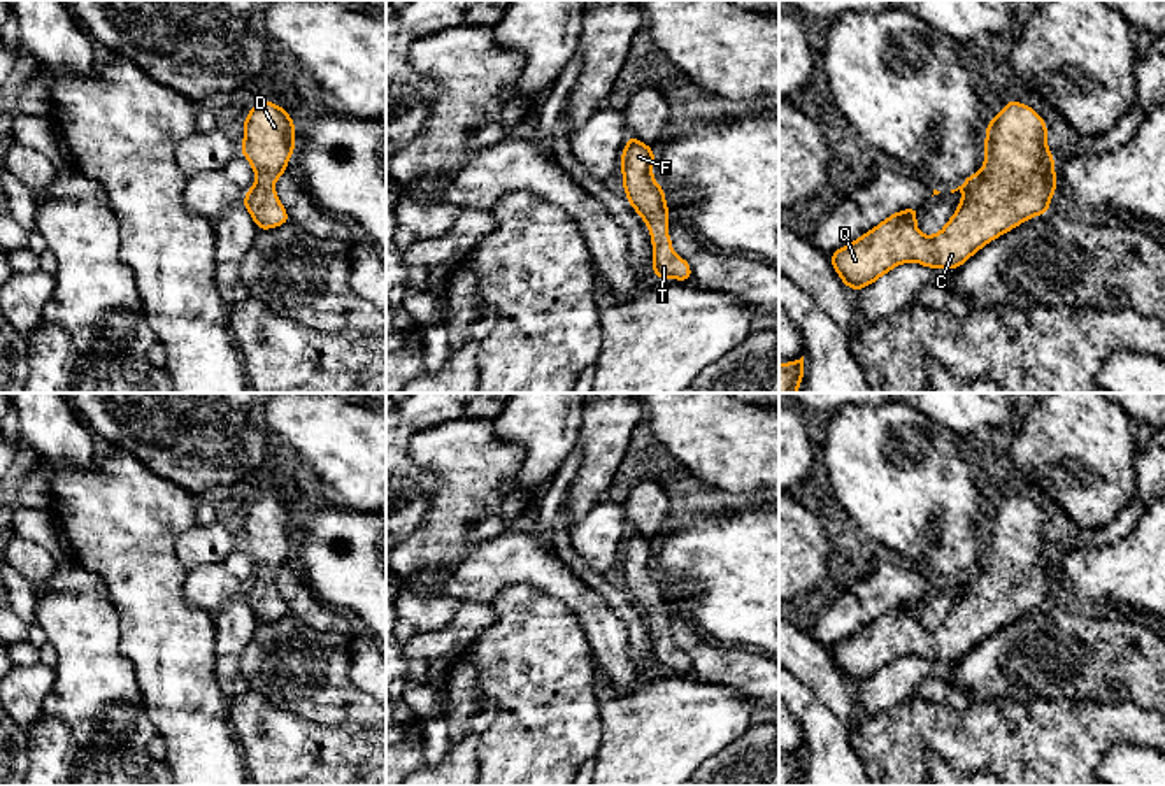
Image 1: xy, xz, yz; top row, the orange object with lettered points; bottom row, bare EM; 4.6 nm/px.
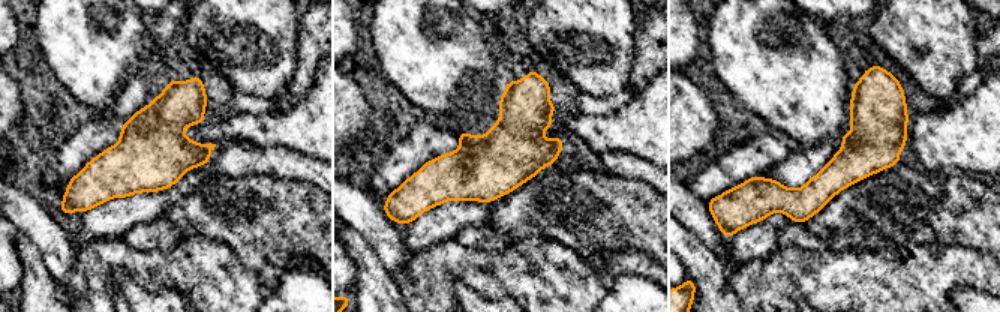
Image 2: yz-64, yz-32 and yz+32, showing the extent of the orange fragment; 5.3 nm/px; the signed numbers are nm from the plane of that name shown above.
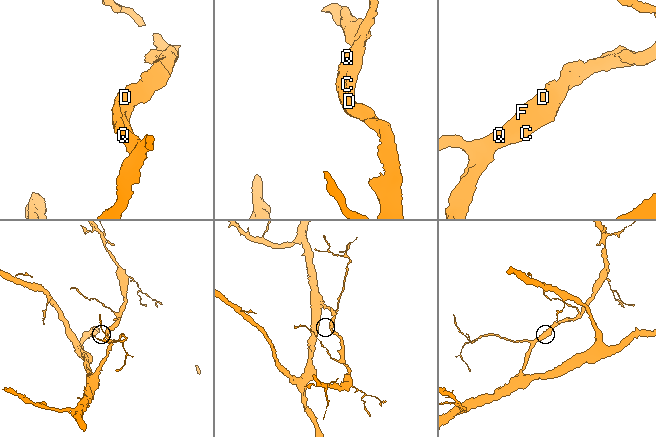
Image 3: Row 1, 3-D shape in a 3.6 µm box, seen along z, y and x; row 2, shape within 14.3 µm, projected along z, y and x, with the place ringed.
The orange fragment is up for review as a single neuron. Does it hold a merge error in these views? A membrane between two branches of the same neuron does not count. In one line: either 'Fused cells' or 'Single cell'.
Single cell

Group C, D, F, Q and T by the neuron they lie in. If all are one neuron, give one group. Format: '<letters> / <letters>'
C D F Q T

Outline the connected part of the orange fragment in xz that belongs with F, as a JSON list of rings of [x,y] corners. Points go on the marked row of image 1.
[[[628,137],[621,154],[623,188],[628,204],[644,219],[654,256],[651,267],[660,279],[691,281],[690,263],[677,256],[667,232],[668,207],[665,191],[653,177],[654,149],[635,137]]]

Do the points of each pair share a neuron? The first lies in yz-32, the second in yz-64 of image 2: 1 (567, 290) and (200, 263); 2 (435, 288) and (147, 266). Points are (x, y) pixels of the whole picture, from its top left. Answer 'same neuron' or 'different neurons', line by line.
1: same neuron
2: same neuron

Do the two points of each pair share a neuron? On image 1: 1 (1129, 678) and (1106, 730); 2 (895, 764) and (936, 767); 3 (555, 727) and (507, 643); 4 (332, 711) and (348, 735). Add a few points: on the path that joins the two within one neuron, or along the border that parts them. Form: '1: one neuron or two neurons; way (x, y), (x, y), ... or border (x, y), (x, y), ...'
1: two neurons; border (1076, 702), (1134, 702), (1146, 709)
2: two neurons; border (925, 751), (934, 751), (950, 767)
3: one neuron; way (553, 706), (544, 693), (537, 669), (528, 660)
4: two neurons; border (300, 714), (325, 723), (364, 723), (367, 727)

